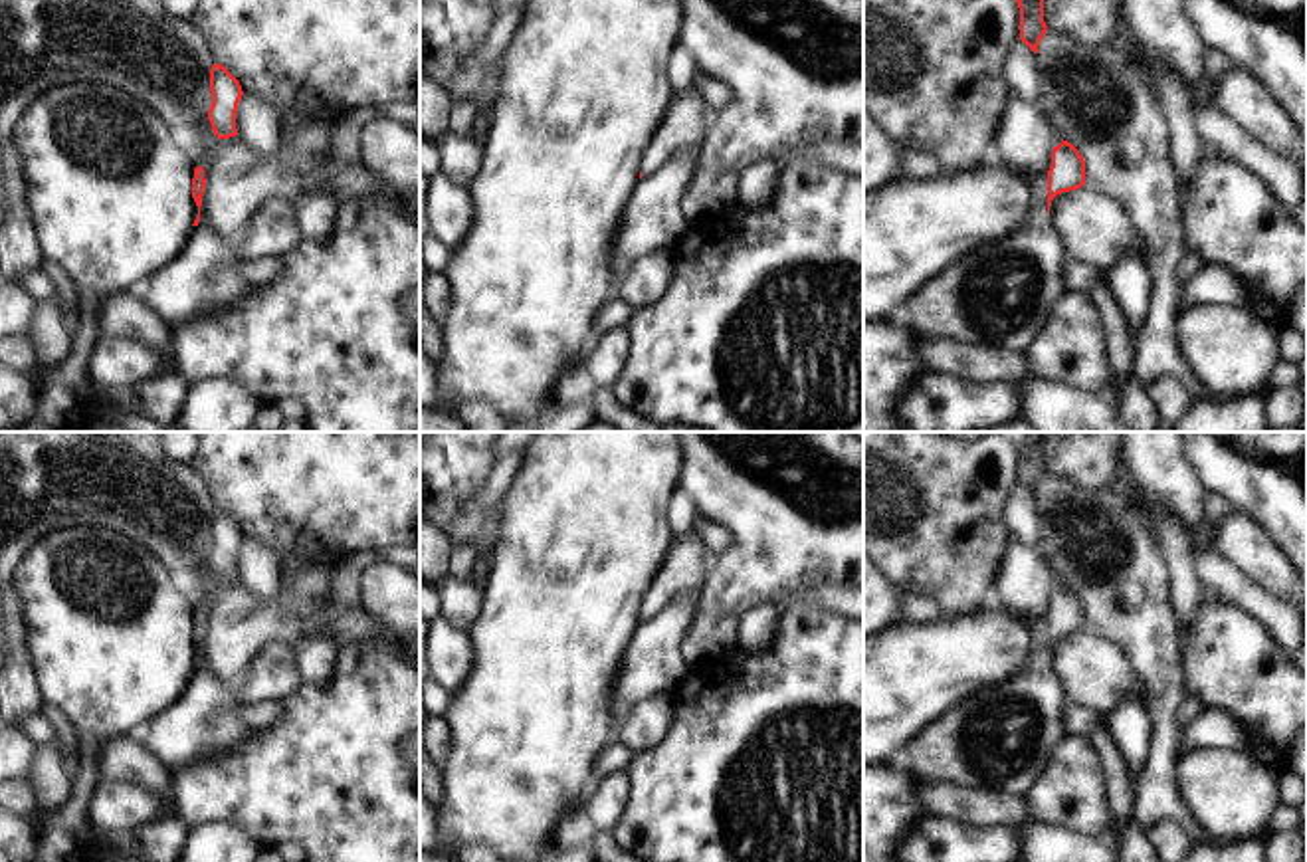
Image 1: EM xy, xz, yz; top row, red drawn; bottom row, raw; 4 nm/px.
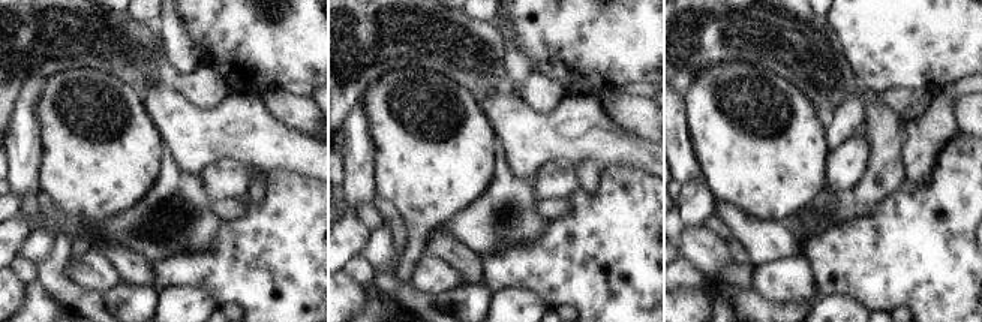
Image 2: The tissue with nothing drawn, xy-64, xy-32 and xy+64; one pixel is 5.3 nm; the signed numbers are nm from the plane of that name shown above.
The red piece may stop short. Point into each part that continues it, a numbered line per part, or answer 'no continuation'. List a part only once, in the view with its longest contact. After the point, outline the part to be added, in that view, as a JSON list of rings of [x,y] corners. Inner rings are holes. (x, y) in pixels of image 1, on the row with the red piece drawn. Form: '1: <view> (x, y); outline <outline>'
1: xy (204, 276); outline [[[204,218],[174,260],[149,275],[137,297],[168,327],[226,309],[255,285],[240,275],[240,236],[214,232]]]

